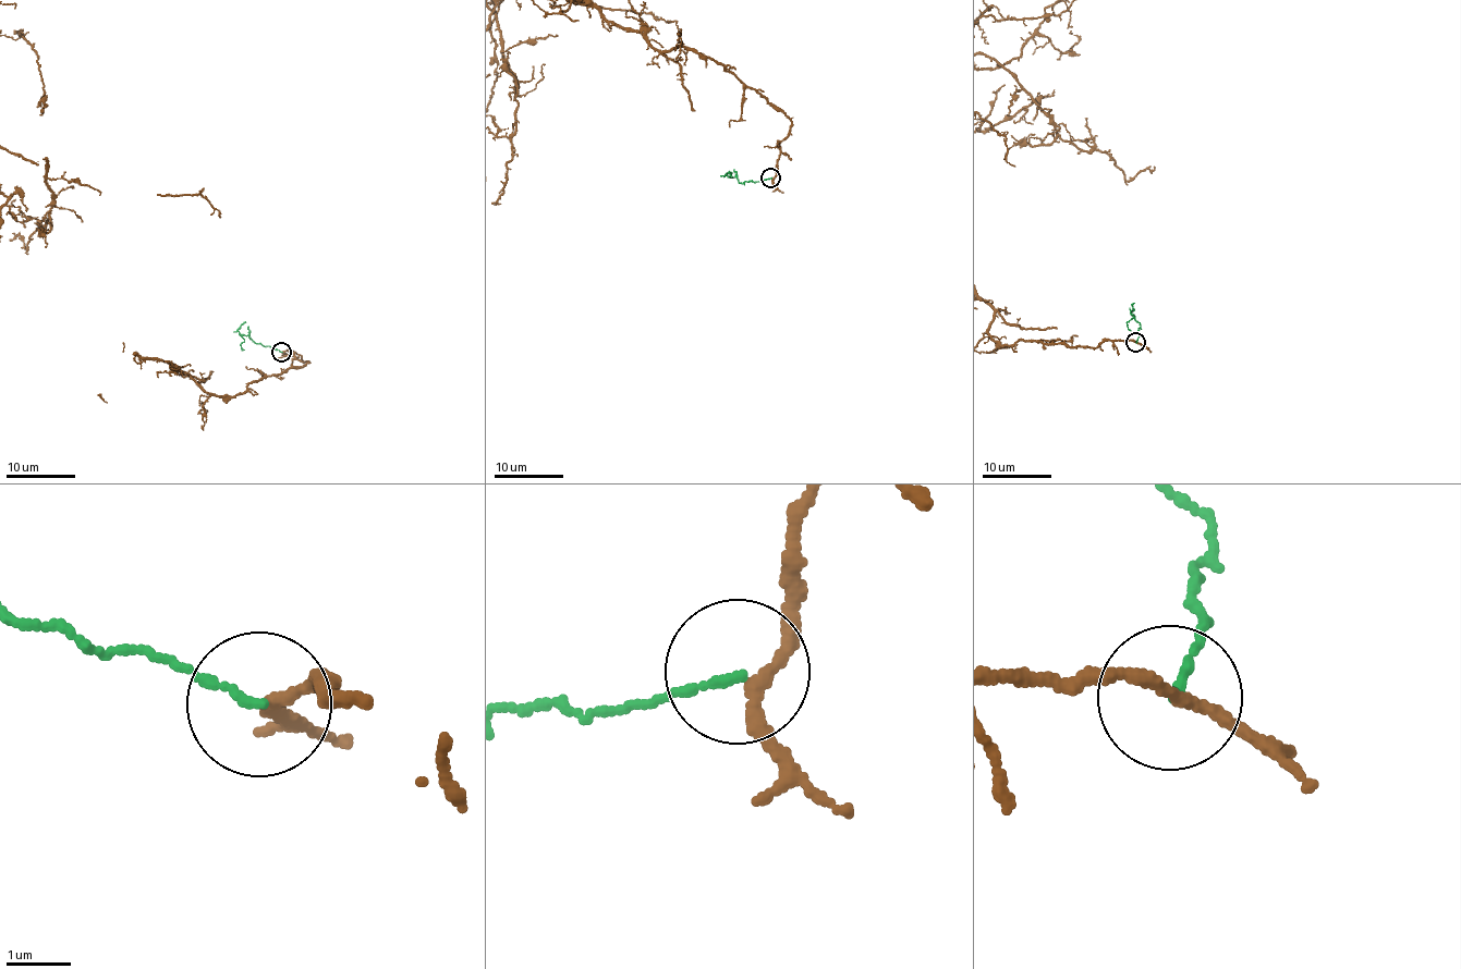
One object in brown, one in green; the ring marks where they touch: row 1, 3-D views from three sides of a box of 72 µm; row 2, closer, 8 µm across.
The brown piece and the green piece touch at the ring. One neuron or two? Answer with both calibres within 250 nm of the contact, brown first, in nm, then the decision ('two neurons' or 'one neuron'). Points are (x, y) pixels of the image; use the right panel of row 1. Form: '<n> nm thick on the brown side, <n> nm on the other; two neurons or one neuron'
170 nm thick on the brown side, 120 nm on the other; two neurons

